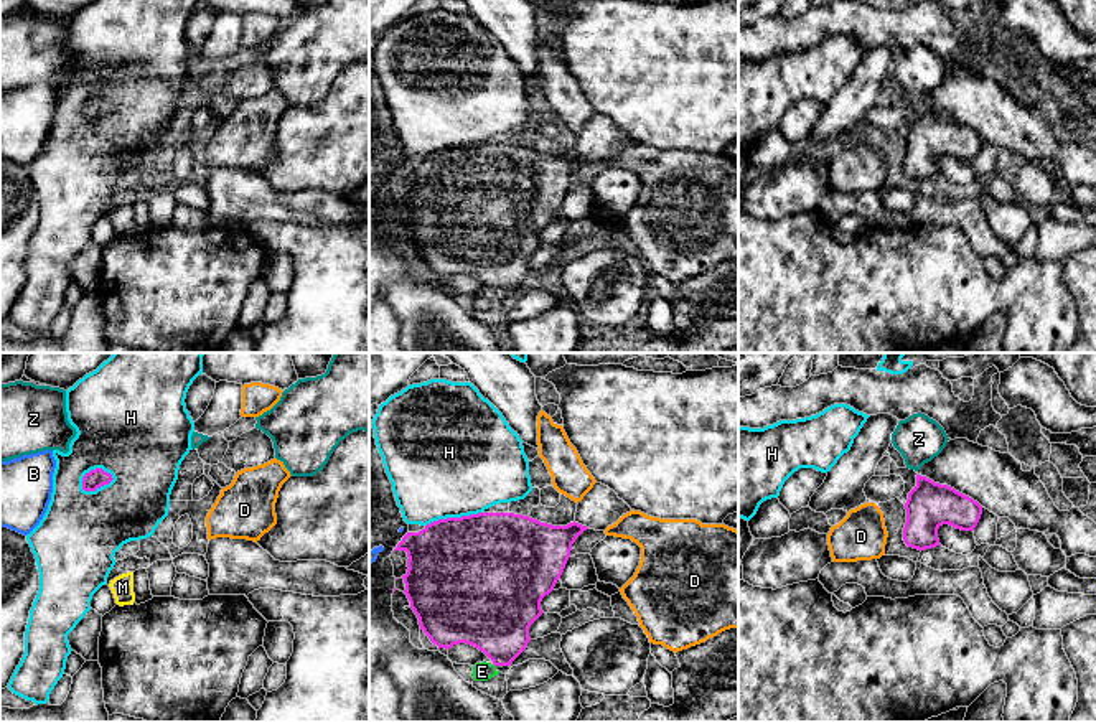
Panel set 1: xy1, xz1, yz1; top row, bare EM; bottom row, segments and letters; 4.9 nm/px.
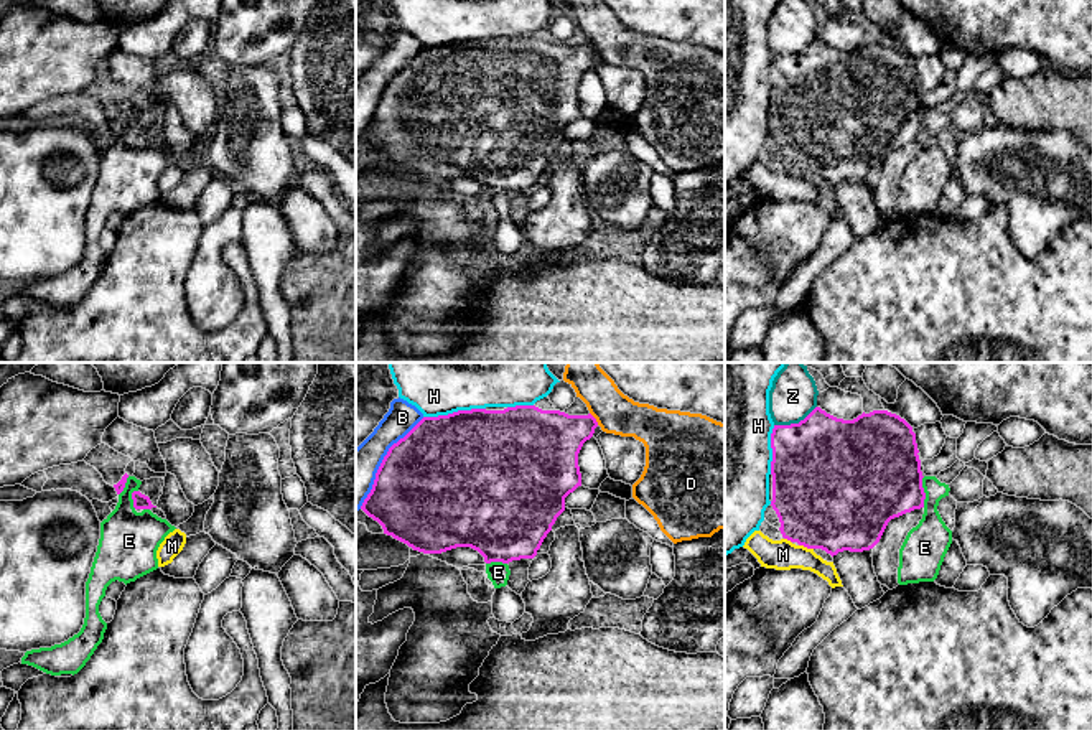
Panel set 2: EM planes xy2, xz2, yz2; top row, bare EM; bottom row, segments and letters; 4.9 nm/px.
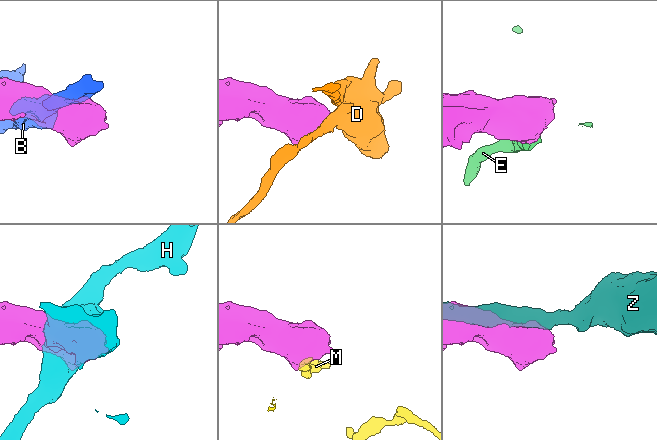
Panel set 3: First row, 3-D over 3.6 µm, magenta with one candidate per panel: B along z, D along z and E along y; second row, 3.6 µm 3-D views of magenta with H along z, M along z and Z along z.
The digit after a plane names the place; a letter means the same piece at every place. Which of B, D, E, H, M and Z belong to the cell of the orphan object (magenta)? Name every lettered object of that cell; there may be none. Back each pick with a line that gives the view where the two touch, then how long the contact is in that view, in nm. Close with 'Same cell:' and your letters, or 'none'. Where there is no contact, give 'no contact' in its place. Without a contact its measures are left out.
Same cell: none

